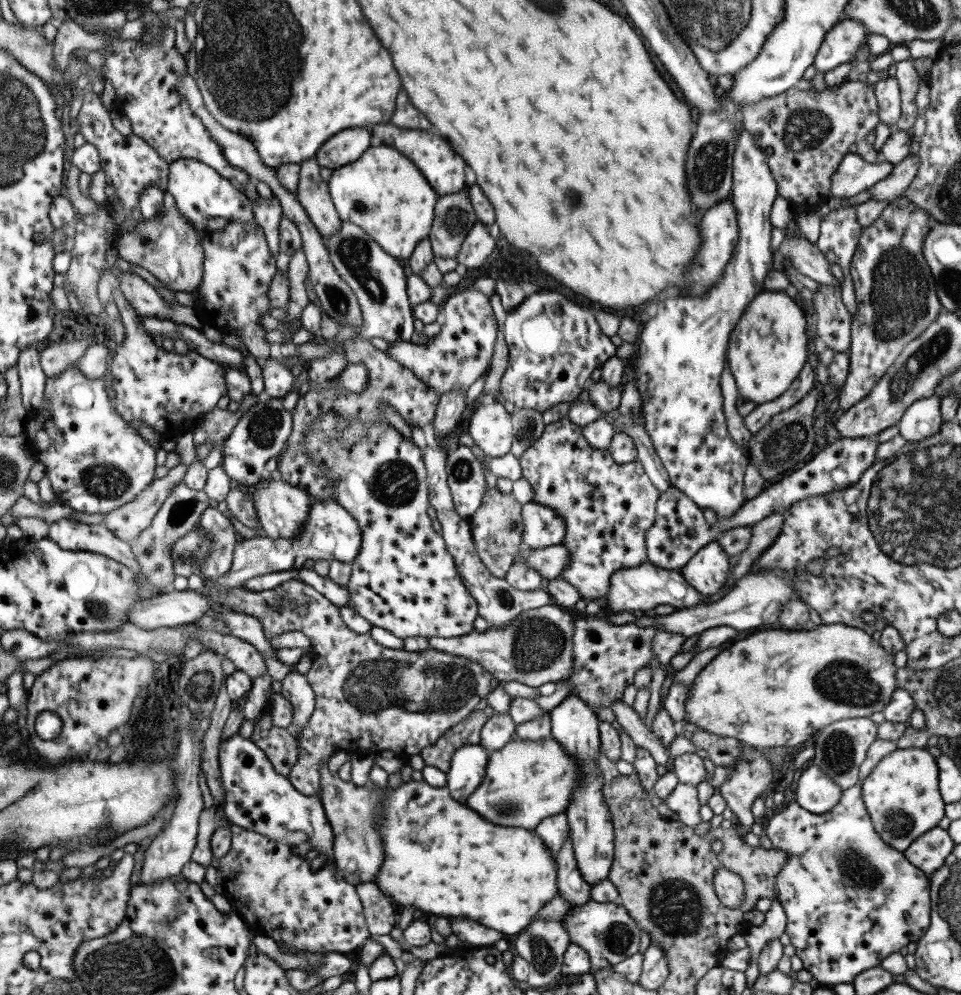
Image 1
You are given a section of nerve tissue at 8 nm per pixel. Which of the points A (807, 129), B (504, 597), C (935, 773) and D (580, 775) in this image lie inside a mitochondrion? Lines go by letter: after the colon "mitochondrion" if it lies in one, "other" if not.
A: mitochondrion
B: mitochondrion
C: other
D: other

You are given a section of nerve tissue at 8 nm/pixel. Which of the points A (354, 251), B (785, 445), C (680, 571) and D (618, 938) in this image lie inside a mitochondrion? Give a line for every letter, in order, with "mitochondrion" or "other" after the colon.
A: mitochondrion
B: mitochondrion
C: other
D: mitochondrion

